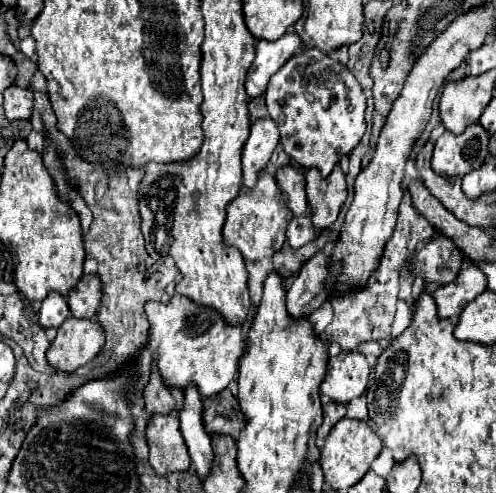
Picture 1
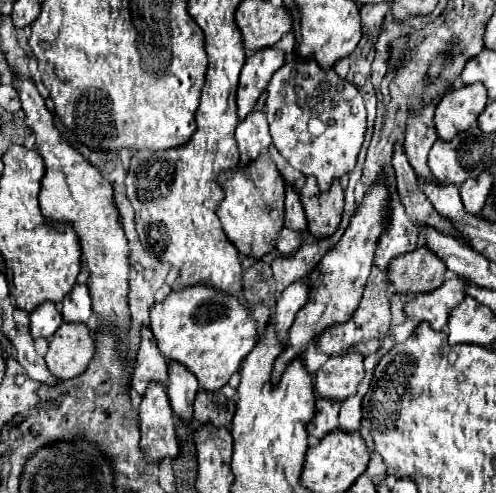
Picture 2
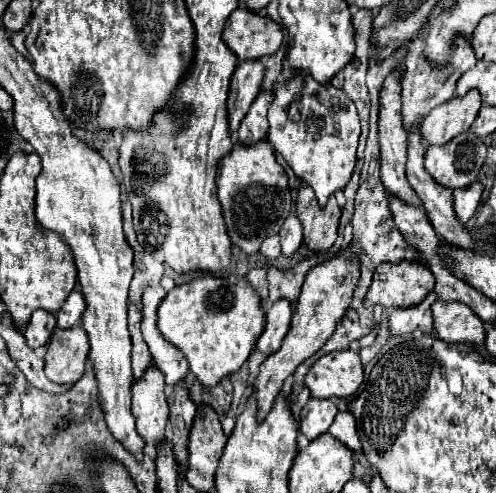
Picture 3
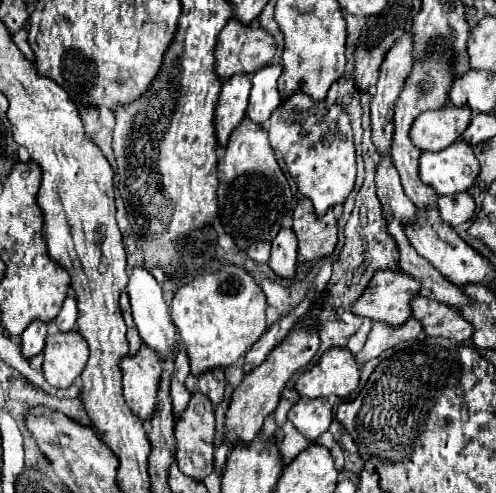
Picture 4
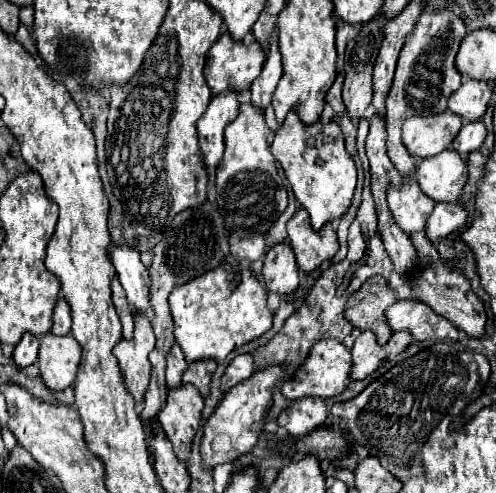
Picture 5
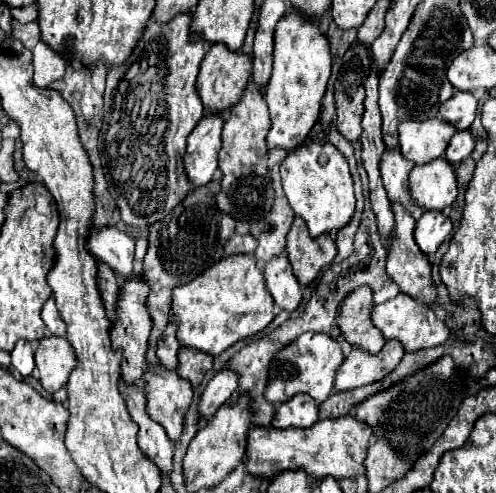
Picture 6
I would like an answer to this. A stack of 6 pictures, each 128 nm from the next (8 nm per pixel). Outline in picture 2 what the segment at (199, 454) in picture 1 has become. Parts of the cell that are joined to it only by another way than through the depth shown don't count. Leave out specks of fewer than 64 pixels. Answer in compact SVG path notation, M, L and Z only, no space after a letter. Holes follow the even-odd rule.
M168 362L166 392L174 412L192 422L192 400L198 392L196 376L192 376L192 372L188 372L188 368L184 368L180 362Z

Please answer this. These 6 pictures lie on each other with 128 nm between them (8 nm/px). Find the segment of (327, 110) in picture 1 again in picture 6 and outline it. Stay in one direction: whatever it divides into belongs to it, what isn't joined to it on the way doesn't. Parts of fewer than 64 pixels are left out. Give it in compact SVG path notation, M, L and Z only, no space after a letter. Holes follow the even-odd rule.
M310 144L300 146L294 154L288 154L284 164L280 166L280 174L288 204L294 214L306 222L312 238L340 230L350 222L356 206L352 176L348 162L332 144L322 144L320 148L310 148Z

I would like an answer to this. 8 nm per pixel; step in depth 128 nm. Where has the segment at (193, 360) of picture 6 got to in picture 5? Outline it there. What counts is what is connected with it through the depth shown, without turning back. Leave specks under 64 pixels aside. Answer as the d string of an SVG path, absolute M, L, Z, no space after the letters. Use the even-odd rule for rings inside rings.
M206 358L206 360L196 360L196 362L190 362L188 364L188 370L184 372L182 376L182 382L190 382L198 388L198 392L202 396L208 396L208 390L210 390L210 380L212 380L212 374L216 370L216 360L212 358Z

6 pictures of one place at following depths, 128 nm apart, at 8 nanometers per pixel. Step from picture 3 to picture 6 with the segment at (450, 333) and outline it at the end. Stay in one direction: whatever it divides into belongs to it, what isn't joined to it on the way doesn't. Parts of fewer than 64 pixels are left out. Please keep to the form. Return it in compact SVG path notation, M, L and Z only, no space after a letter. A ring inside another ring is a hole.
M400 294L394 300L388 300L384 304L378 304L372 308L372 324L380 328L382 336L386 340L398 340L404 348L404 352L416 352L422 348L434 348L438 344L444 344L448 340L448 326L434 314L434 310L422 302L416 302L408 294Z

